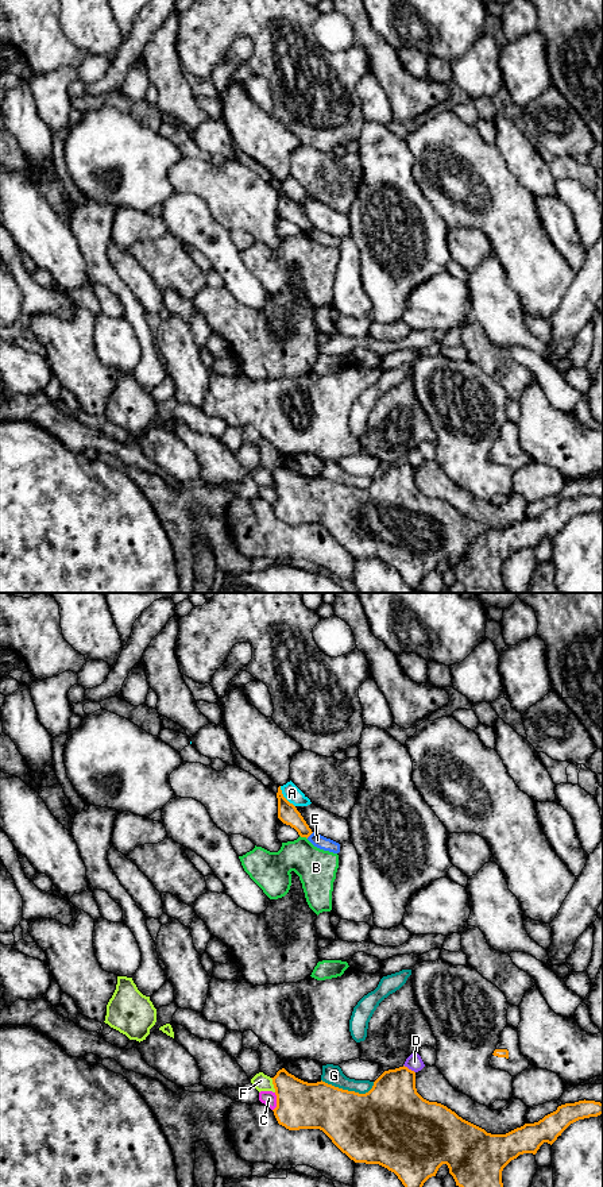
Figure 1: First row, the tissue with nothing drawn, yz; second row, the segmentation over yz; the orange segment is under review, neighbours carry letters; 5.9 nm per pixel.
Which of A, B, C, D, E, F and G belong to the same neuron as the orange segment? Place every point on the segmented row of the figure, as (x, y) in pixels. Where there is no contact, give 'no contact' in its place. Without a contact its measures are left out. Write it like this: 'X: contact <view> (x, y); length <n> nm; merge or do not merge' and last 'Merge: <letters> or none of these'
A: contact yz (283, 797); length 160 nm; do not merge
B: contact yz (304, 836); length 50 nm; do not merge
C: contact yz (277, 1102); length 110 nm; do not merge
D: contact yz (408, 1068); length 90 nm; do not merge
E: contact yz (309, 835); length 60 nm; do not merge
F: contact yz (273, 1083); length 90 nm; do not merge
G: contact yz (347, 1090); length 320 nm; do not merge
Merge: none of these

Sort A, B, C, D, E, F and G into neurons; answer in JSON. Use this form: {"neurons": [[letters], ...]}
{"neurons": [["A"], ["B"], ["C"], ["D"], ["E"], ["F"], ["G"]]}

